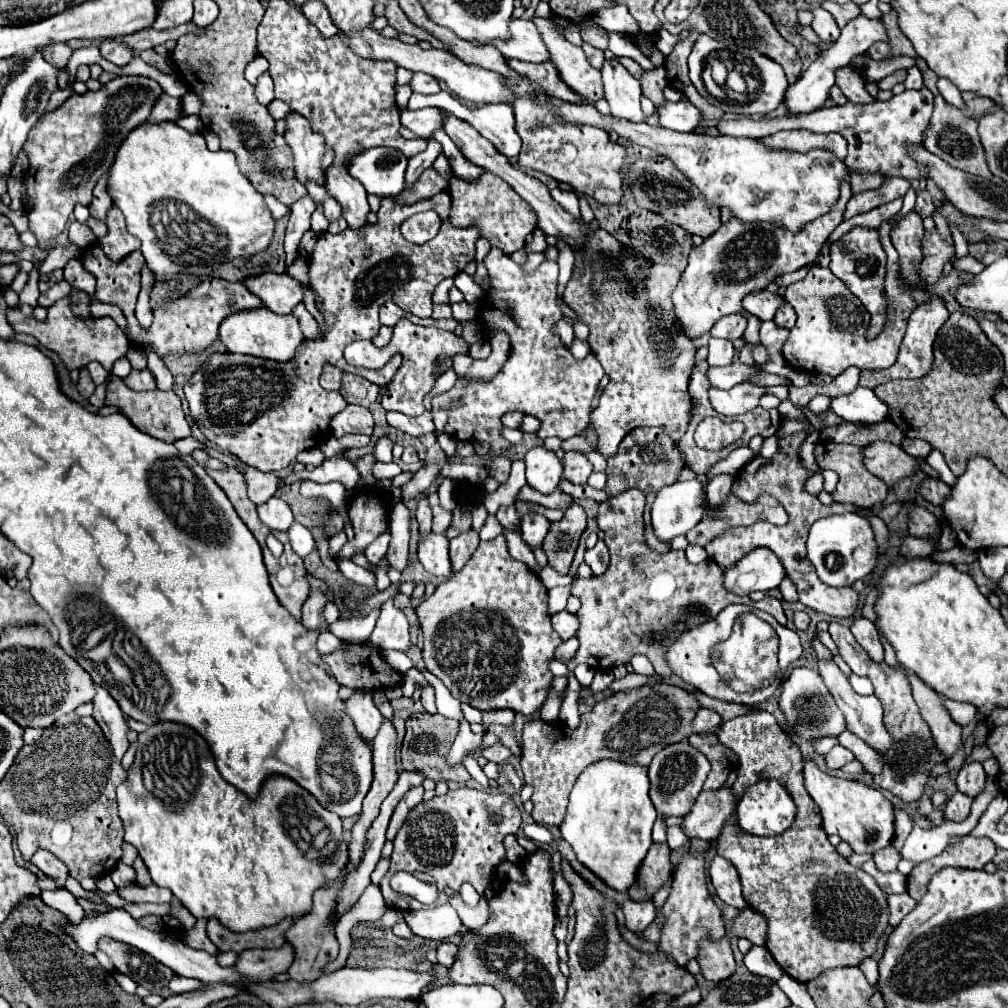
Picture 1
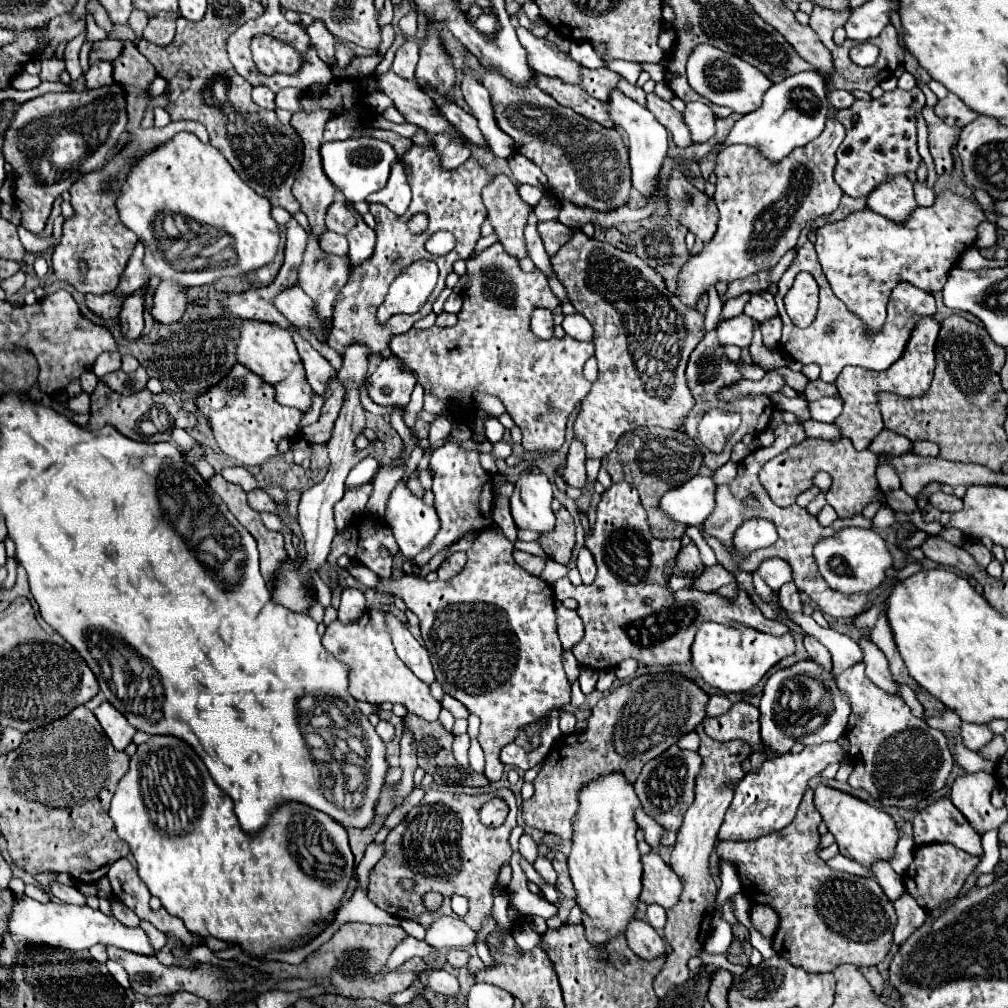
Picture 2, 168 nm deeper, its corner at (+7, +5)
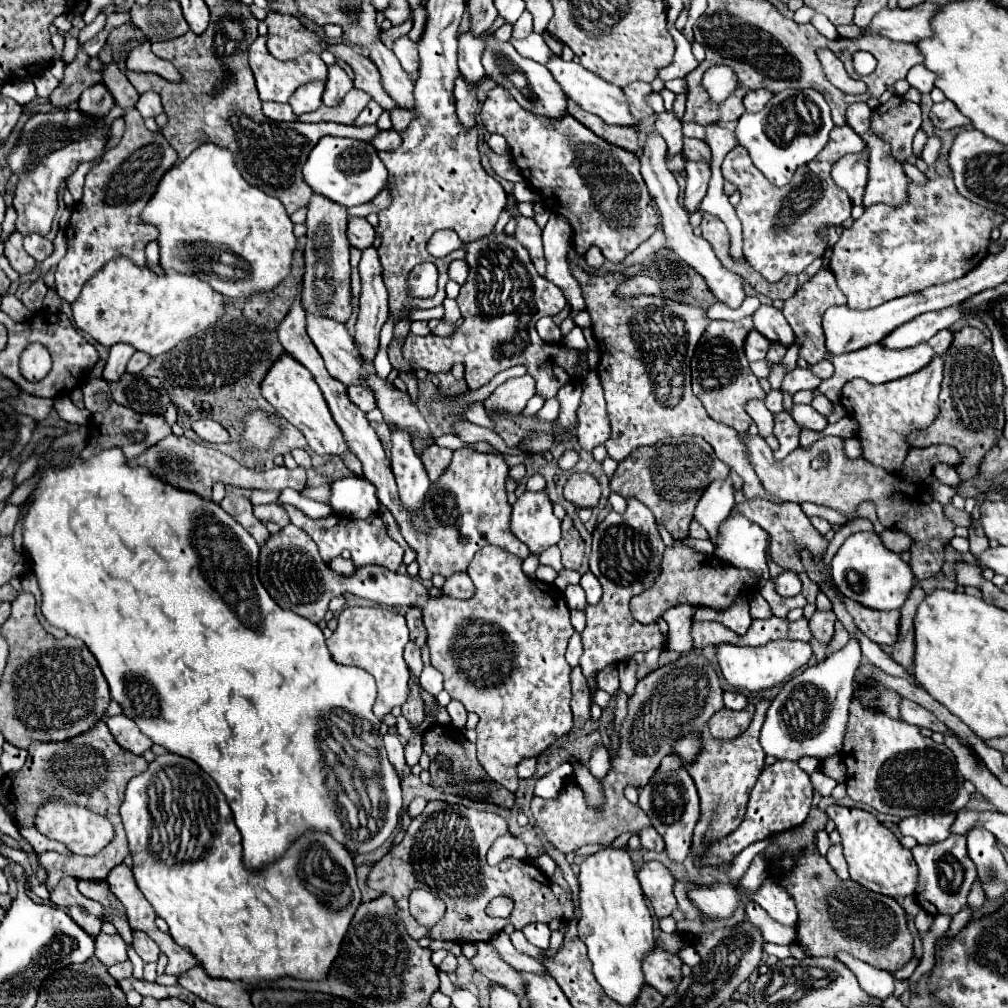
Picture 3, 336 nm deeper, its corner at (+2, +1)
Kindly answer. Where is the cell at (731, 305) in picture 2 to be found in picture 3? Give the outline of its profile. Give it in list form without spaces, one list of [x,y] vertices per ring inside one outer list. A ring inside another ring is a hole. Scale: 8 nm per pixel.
[[[752,316],[742,318],[740,322],[726,322],[726,320],[712,320],[706,332],[702,334],[702,340],[698,342],[698,348],[692,358],[692,388],[694,394],[704,404],[708,416],[712,420],[718,420],[722,424],[732,426],[734,430],[746,432],[750,424],[754,422],[746,408],[746,402],[754,398],[764,398],[764,390],[758,384],[758,378],[750,372],[748,360],[744,356],[742,342],[746,334],[752,330]]]

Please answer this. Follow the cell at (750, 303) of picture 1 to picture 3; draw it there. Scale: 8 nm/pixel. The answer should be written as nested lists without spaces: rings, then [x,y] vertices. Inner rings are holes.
[[[760,306],[754,312],[754,328],[768,340],[778,340],[786,346],[794,342],[794,332],[790,324],[786,322],[784,314],[774,306]]]

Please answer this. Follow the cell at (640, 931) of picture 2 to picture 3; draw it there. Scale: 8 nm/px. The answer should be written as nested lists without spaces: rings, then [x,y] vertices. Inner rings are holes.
[[[654,946],[654,950],[650,950],[650,954],[646,954],[642,960],[642,972],[646,976],[646,982],[658,988],[658,992],[664,996],[670,996],[670,992],[674,992],[680,984],[680,966],[680,958],[660,946]]]

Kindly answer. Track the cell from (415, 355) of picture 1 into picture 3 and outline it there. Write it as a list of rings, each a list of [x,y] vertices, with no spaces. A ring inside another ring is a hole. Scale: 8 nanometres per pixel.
[[[350,386],[348,396],[358,408],[362,408],[362,412],[370,412],[370,410],[378,408],[374,392],[368,386]]]

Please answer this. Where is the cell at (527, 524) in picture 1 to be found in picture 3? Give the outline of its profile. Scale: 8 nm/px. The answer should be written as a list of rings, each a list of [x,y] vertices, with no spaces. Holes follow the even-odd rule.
[[[546,490],[530,492],[518,496],[512,506],[510,530],[522,540],[530,552],[538,554],[542,548],[558,544],[560,540],[560,520],[552,512],[552,502]]]

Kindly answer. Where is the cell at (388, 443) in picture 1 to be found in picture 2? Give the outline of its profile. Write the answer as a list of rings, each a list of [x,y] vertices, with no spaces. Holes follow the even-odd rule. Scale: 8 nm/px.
[[[373,458],[361,460],[361,462],[353,468],[353,472],[349,472],[349,476],[347,476],[347,490],[355,490],[355,488],[359,488],[361,484],[371,482],[373,476],[375,476],[375,472],[377,472],[377,468],[379,468],[379,462],[375,462]]]

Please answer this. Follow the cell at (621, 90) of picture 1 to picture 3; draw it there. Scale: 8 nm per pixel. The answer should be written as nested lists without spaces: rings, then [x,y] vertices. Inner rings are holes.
[[[650,130],[648,136],[646,136],[646,142],[642,146],[642,156],[640,156],[640,174],[644,178],[644,184],[650,192],[650,198],[654,200],[656,208],[658,208],[658,214],[660,214],[660,224],[666,232],[666,238],[668,238],[668,248],[672,248],[686,264],[692,264],[692,268],[696,272],[700,272],[704,276],[704,280],[708,282],[708,288],[714,292],[714,296],[722,302],[726,302],[728,306],[736,308],[742,304],[744,300],[744,290],[742,290],[742,278],[736,276],[734,272],[722,268],[720,260],[714,256],[710,244],[704,240],[704,238],[696,238],[692,234],[692,228],[688,224],[688,214],[686,210],[678,204],[678,184],[676,184],[676,178],[674,174],[668,170],[666,162],[668,162],[668,144],[666,140],[656,132],[656,130]]]

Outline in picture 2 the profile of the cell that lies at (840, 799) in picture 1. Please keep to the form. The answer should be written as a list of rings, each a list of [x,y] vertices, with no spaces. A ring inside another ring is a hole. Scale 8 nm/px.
[[[819,786],[815,790],[815,806],[823,816],[823,822],[827,824],[829,832],[835,836],[835,842],[839,844],[839,852],[845,858],[851,858],[859,864],[863,864],[867,870],[871,870],[871,866],[875,862],[889,862],[895,856],[895,846],[899,840],[899,832],[895,828],[895,822],[889,814],[885,814],[883,810],[855,798],[849,796],[845,792],[827,788],[827,786]]]

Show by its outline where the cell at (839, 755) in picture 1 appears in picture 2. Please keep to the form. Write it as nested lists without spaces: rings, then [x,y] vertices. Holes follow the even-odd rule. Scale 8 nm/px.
[[[827,742],[819,746],[805,746],[803,752],[777,756],[765,760],[759,770],[749,772],[735,790],[735,798],[727,810],[725,822],[719,830],[719,840],[753,840],[763,834],[785,828],[801,804],[801,798],[809,786],[809,780],[825,770],[833,762],[841,762],[843,750],[837,742]]]

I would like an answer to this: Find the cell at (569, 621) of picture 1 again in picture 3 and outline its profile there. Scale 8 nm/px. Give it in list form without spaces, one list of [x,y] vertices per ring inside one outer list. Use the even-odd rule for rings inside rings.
[[[578,632],[572,634],[570,642],[568,642],[568,650],[566,650],[566,660],[570,666],[578,666],[578,660],[582,656],[582,636]]]

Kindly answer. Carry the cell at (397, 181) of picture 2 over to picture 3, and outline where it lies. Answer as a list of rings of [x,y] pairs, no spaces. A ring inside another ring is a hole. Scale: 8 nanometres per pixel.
[[[384,188],[374,200],[370,200],[370,202],[366,202],[366,204],[362,204],[362,206],[350,208],[348,214],[352,214],[352,216],[368,216],[368,214],[372,214],[372,212],[380,212],[380,210],[388,208],[390,202],[392,202],[392,194],[390,194],[388,188]]]

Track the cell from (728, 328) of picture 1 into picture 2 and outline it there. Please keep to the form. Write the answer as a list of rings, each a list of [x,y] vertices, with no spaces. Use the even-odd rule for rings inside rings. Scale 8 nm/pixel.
[[[745,314],[725,320],[717,328],[717,338],[721,344],[735,344],[739,348],[749,348],[753,338],[753,320],[749,320],[749,316]]]

